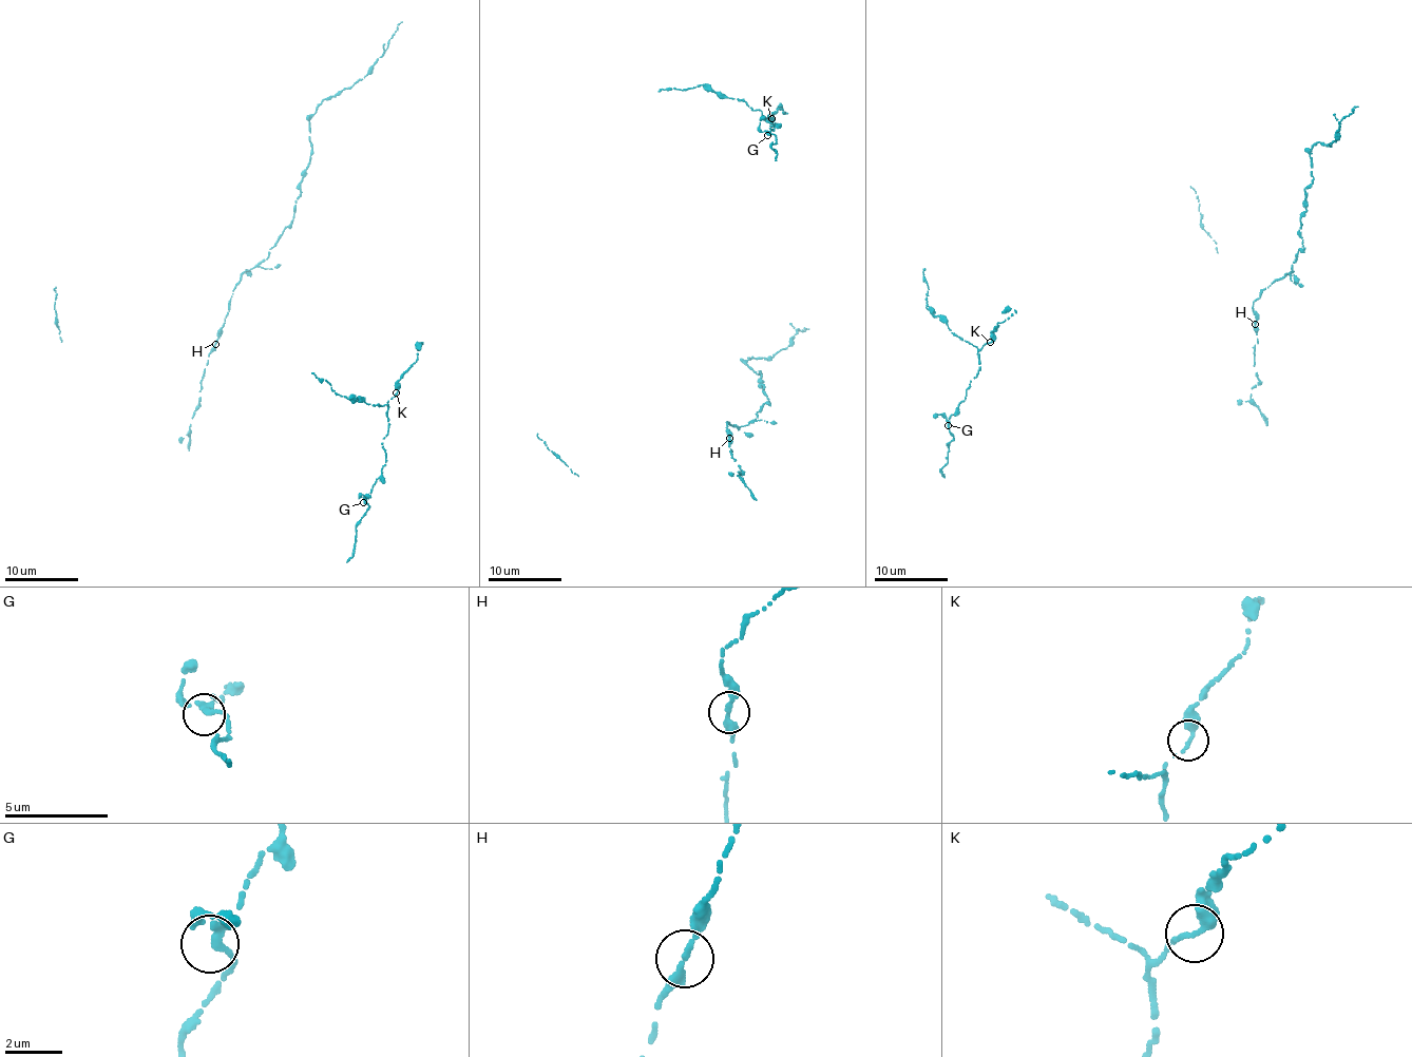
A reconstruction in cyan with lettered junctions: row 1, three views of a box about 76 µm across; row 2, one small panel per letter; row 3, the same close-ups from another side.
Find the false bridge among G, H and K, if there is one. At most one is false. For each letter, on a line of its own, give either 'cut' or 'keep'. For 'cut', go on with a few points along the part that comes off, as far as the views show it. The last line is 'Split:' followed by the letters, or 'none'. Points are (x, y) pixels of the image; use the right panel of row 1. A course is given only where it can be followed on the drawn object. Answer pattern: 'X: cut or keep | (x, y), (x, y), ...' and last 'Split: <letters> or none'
G: keep
H: keep
K: keep
Split: none

